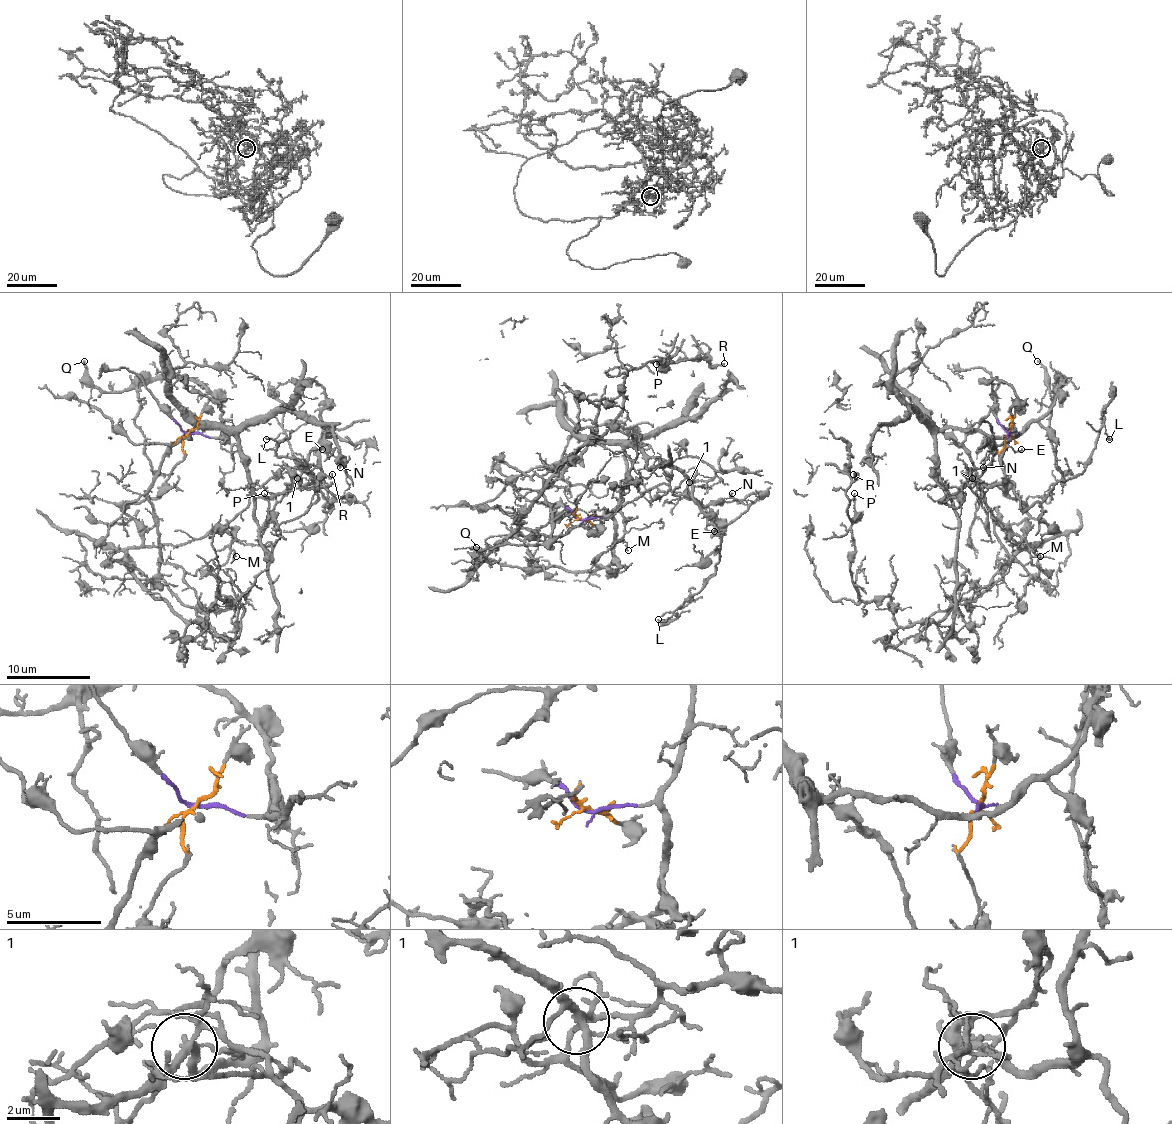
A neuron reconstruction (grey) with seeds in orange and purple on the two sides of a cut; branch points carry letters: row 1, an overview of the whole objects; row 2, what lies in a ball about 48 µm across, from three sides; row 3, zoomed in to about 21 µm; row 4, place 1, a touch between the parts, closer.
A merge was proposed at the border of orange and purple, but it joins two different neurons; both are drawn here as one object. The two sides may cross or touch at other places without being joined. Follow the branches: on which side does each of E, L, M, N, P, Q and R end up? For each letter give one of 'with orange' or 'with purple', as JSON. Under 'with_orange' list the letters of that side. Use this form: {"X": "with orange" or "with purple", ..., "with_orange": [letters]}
{"E": "with purple", "L": "with purple", "M": "with orange", "N": "with orange", "P": "with orange", "Q": "with purple", "R": "with orange", "with_orange": ["M", "N", "P", "R"]}

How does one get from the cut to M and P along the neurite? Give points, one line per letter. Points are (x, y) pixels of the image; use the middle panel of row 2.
M: (580, 518), (576, 510), (518, 537), (536, 533), (564, 535), (593, 516), (618, 512), (628, 550)
P: (580, 518), (518, 535), (534, 533), (524, 514), (595, 428), (601, 401), (643, 364), (672, 362), (656, 364)

